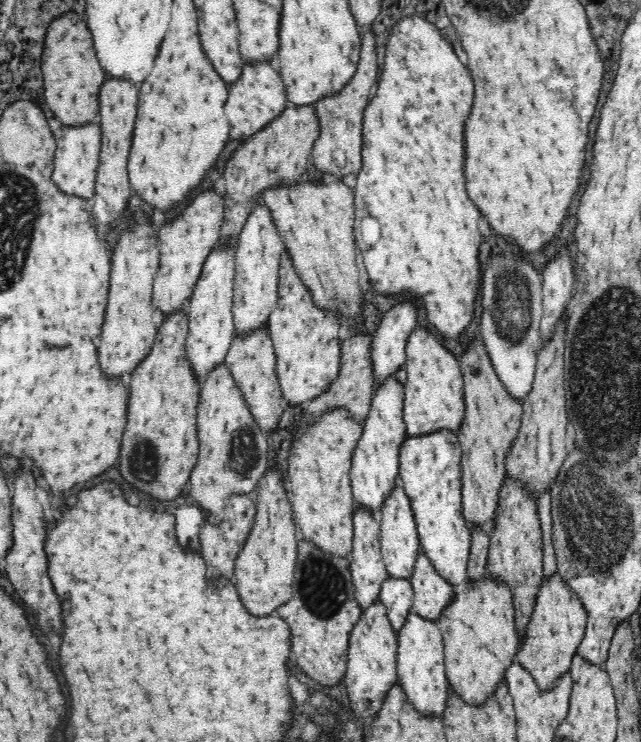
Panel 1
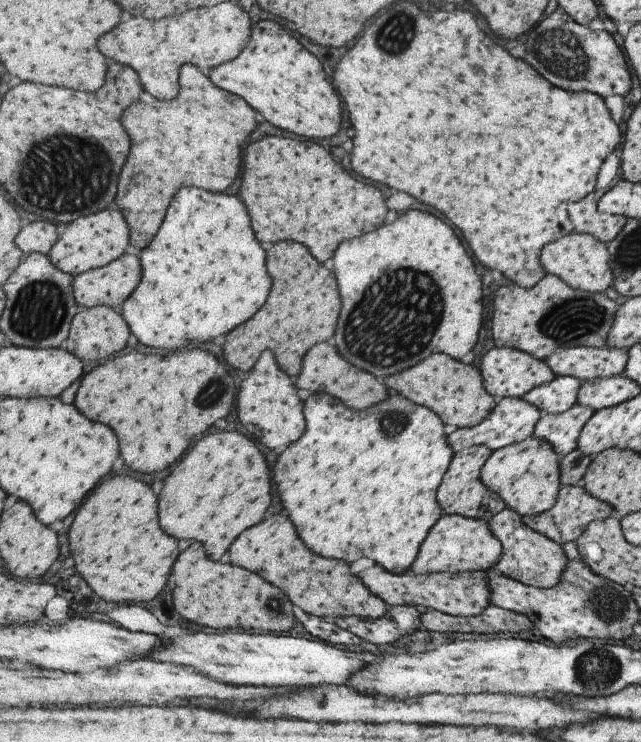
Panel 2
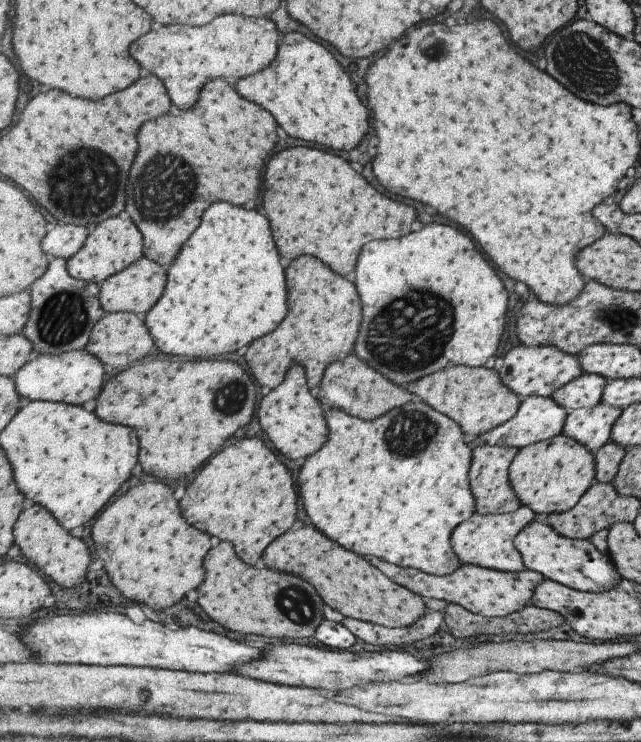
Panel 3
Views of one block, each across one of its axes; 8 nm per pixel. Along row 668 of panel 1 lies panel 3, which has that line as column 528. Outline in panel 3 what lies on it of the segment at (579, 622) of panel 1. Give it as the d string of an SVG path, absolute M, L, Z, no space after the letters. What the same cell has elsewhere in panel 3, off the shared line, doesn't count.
M534 521L518 536L516 547L522 552L527 569L542 572L547 579L559 581L579 591L607 592L623 580L608 551L601 552L591 540L563 536L551 525L545 526Z

